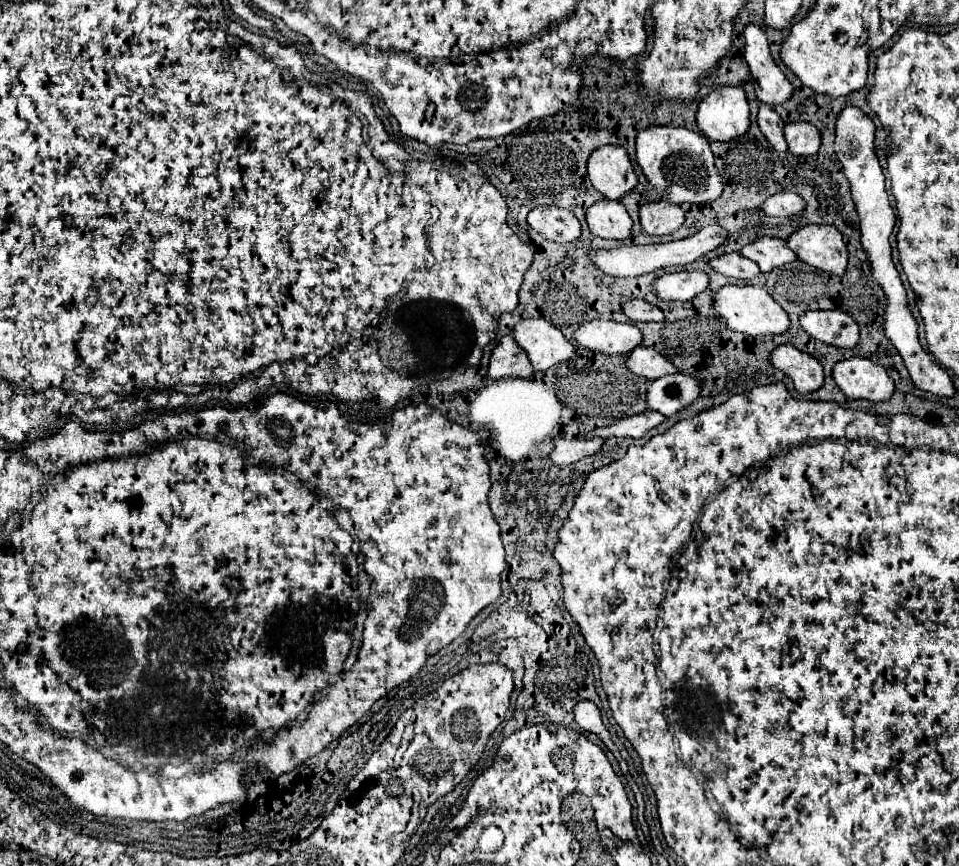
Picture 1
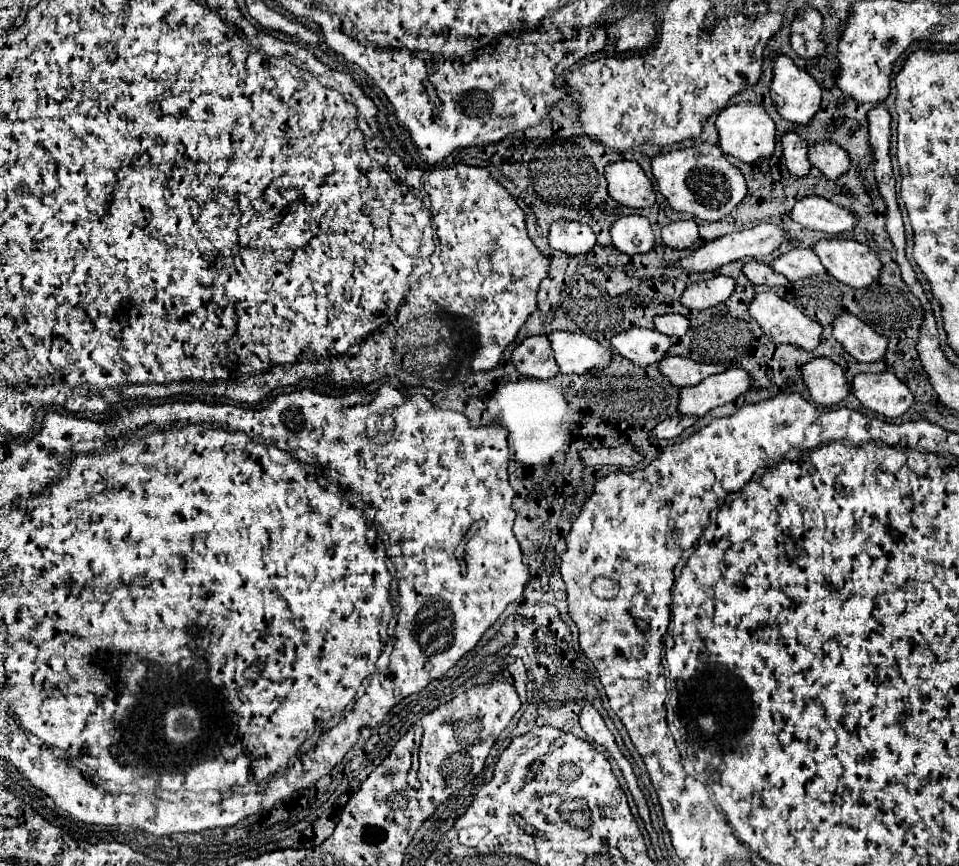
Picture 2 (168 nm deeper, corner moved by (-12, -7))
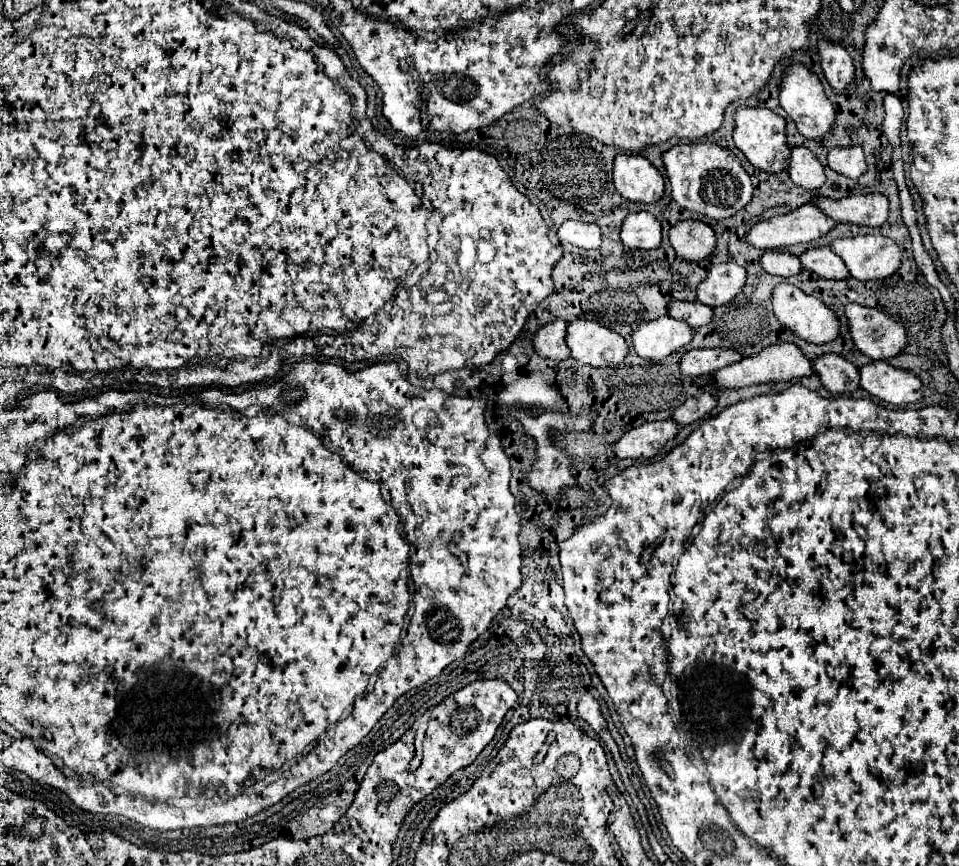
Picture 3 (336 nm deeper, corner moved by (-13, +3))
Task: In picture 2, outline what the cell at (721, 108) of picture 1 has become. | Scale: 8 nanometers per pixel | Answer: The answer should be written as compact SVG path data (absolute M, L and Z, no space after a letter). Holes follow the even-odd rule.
M735 104L727 106L717 116L719 130L719 146L725 154L735 156L747 164L753 164L761 158L771 158L775 150L775 124L771 116L759 104Z

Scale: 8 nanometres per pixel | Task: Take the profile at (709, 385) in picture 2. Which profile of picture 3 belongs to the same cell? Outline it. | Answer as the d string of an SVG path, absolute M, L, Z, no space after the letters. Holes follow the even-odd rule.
M774 344L766 350L762 350L756 356L750 358L742 358L736 364L730 364L718 372L712 374L712 388L714 394L718 390L732 390L732 388L744 388L744 386L752 386L752 384L762 384L762 382L786 382L792 378L802 378L802 376L812 376L812 364L810 360L800 352L798 346L794 344Z

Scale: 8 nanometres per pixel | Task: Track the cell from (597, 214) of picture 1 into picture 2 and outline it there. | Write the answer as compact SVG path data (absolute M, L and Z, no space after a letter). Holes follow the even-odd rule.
M623 216L611 230L613 246L623 254L645 254L655 246L651 224L643 216Z

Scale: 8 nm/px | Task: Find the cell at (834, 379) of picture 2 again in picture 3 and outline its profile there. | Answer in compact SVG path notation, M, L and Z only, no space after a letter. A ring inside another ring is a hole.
M822 354L812 360L814 362L814 374L820 378L822 386L832 394L844 394L854 392L858 388L860 376L858 368L844 360L838 354Z

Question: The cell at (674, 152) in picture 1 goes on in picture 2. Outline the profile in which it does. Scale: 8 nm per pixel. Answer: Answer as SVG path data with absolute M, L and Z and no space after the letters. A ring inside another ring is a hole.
M701 142L695 148L663 152L651 160L651 166L657 186L671 208L699 220L717 222L747 196L747 184L741 170L735 168L715 144Z

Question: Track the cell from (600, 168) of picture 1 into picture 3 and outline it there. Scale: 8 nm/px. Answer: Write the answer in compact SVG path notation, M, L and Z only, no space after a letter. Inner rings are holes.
M618 154L614 158L614 186L632 202L652 204L664 194L660 172L640 154Z

